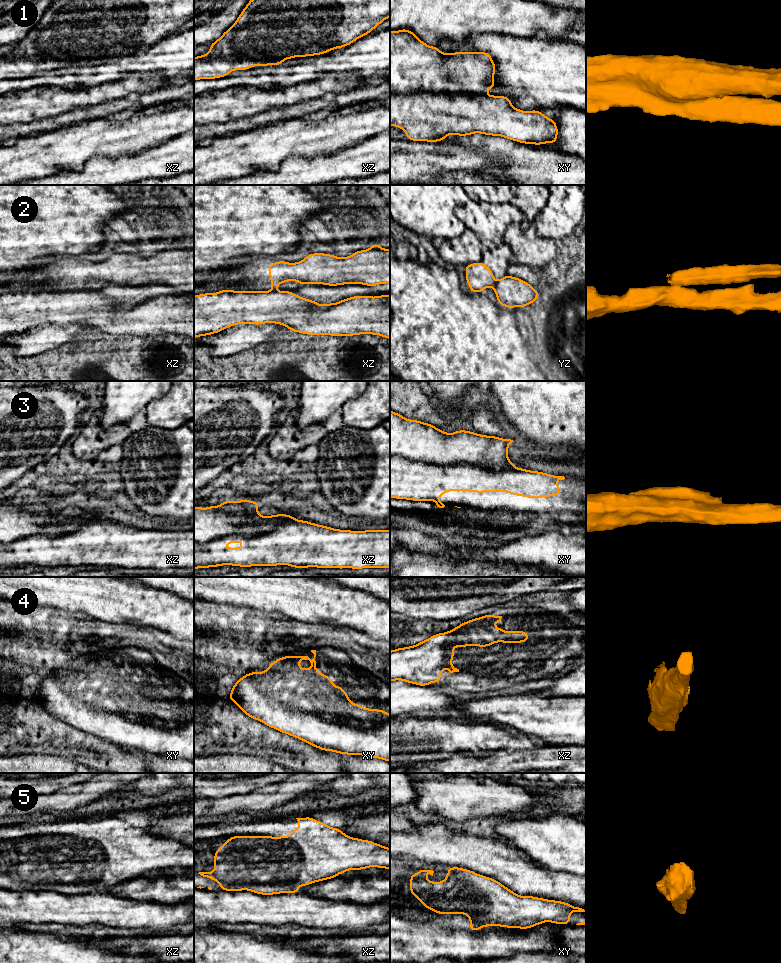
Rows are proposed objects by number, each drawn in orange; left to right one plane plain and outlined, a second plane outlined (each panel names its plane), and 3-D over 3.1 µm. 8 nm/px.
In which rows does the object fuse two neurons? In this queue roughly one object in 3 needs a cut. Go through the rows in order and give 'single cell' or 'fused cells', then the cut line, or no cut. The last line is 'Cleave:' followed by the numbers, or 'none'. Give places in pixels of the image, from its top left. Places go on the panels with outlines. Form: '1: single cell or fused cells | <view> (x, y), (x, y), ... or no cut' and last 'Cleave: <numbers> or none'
1: fused cells | xy (390, 92), (486, 95)
2: fused cells | yz (496, 282), (492, 287)
3: fused cells | xy (390, 454), (437, 464), (472, 463), (493, 471), (514, 467)
4: single cell | no cut
5: single cell | no cut
Cleave: 1, 2, 3

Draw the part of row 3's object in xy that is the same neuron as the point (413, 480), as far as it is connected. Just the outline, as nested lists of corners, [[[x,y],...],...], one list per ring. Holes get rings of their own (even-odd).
[[[390,455],[390,498],[435,501],[437,509],[447,509],[448,505],[441,503],[439,498],[450,491],[507,492],[515,496],[533,499],[560,496],[559,484],[556,481],[564,479],[564,476],[555,476],[516,467],[501,472],[493,472],[468,463],[437,465]]]

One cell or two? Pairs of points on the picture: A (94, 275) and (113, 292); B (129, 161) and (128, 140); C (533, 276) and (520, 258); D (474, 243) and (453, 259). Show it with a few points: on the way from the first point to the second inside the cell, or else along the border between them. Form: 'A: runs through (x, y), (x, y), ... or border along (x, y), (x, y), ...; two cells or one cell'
A: border along (106, 284), (97, 291); two cells
B: border along (151, 146), (134, 153), (106, 157); two cells
C: border along (509, 263), (527, 264), (532, 267); two cells
D: runs through (469, 243), (457, 254); one cell

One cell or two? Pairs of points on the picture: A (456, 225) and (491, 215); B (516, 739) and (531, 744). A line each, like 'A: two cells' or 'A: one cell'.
A: two cells
B: one cell

